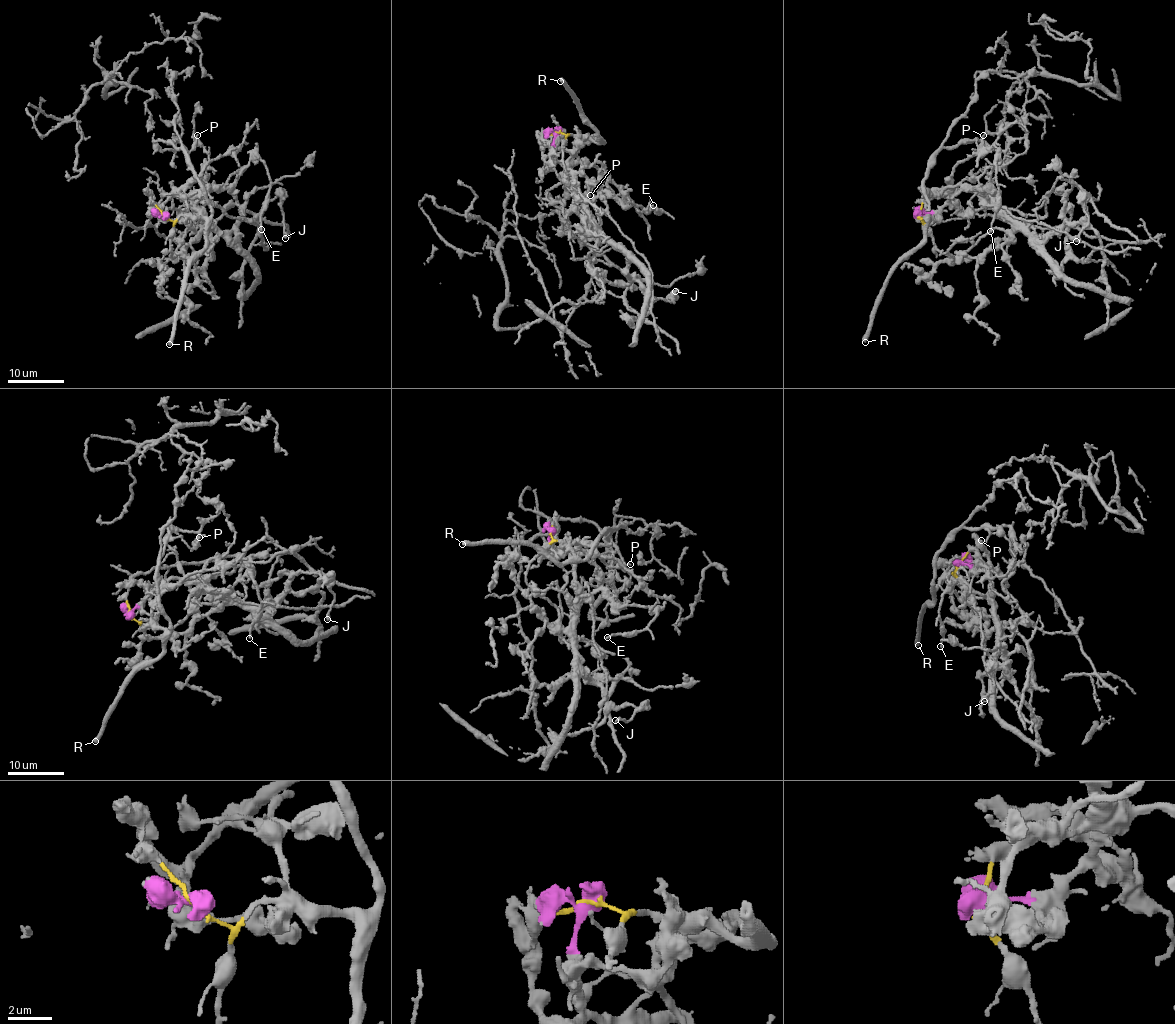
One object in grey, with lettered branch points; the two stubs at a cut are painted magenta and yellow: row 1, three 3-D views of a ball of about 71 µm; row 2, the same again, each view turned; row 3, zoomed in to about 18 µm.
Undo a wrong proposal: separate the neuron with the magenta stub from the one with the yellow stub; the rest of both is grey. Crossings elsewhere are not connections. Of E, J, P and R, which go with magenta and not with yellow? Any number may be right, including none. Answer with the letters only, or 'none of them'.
E, J

